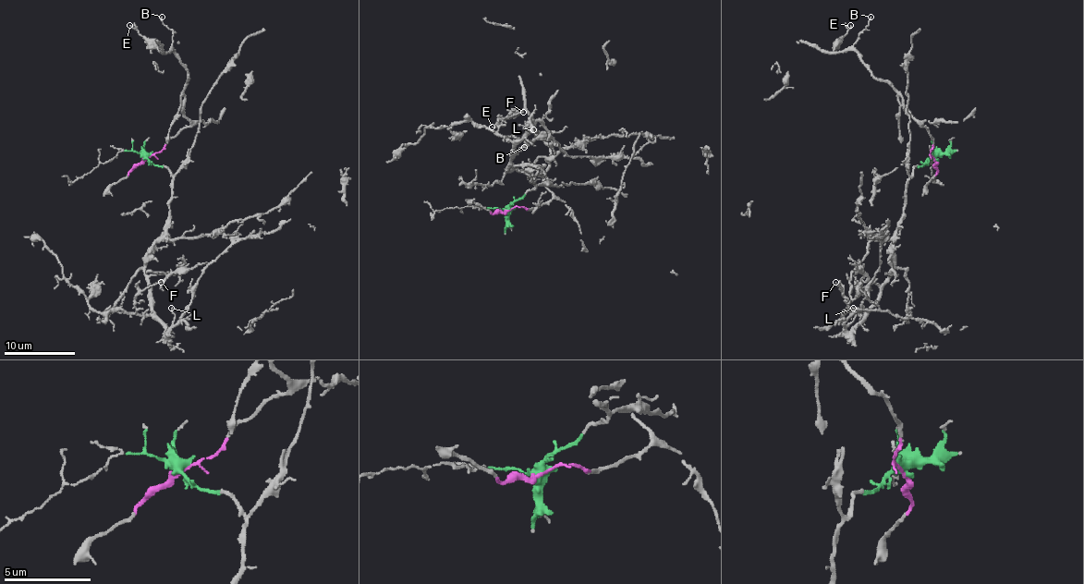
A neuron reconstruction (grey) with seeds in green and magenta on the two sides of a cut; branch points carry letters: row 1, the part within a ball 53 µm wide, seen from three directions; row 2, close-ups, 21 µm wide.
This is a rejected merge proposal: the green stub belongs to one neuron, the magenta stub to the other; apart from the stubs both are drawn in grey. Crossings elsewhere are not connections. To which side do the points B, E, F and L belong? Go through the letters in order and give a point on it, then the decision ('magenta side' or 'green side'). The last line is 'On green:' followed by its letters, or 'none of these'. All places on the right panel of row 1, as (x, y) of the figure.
B: at (870, 17); magenta side
E: at (850, 25); magenta side
F: at (835, 282); green side
L: at (853, 308); green side
On green: F, L

